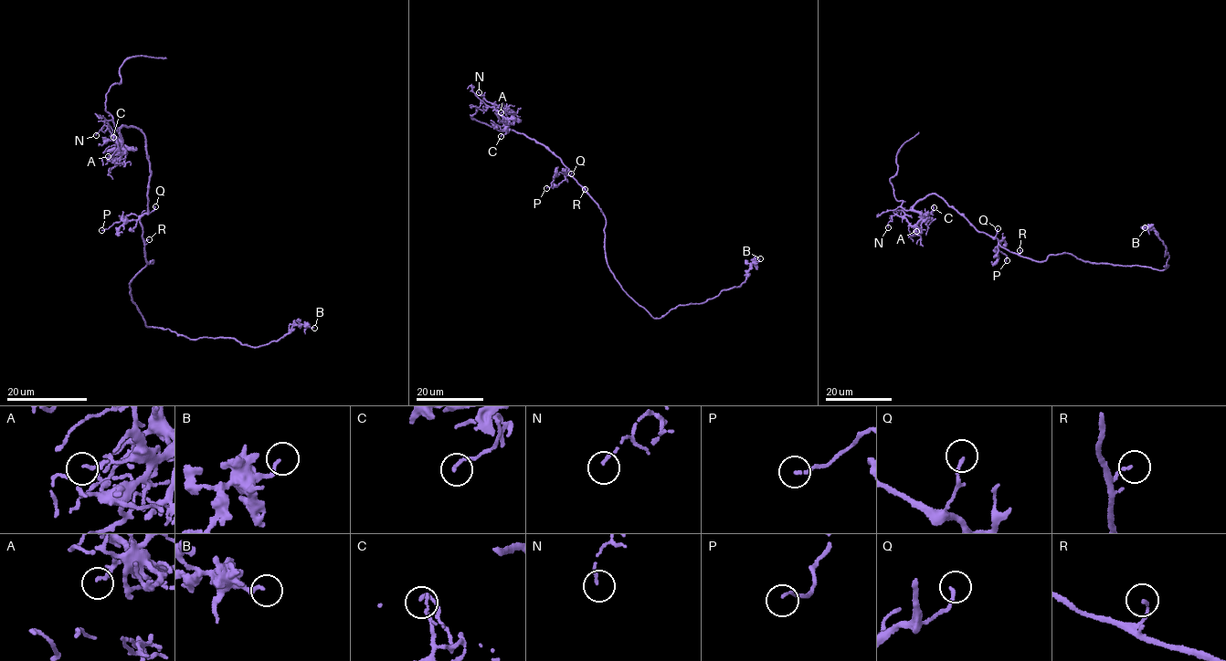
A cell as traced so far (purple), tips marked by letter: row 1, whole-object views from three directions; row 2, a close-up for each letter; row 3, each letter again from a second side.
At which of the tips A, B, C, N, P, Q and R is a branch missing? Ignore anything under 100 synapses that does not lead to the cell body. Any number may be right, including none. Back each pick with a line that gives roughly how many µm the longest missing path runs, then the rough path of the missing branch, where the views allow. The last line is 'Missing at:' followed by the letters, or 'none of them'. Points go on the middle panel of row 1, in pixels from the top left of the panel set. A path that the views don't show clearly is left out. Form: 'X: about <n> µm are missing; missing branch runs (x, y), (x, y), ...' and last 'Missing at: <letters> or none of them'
Missing at: none of them

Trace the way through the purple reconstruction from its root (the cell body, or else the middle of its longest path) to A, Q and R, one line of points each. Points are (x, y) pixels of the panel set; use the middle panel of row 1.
A: (597, 204), (565, 174), (561, 159), (502, 122), (498, 115), (510, 118), (510, 110), (501, 112)
Q: (597, 204), (576, 179), (565, 174), (568, 171), (571, 173)
R: (597, 204), (585, 189)

